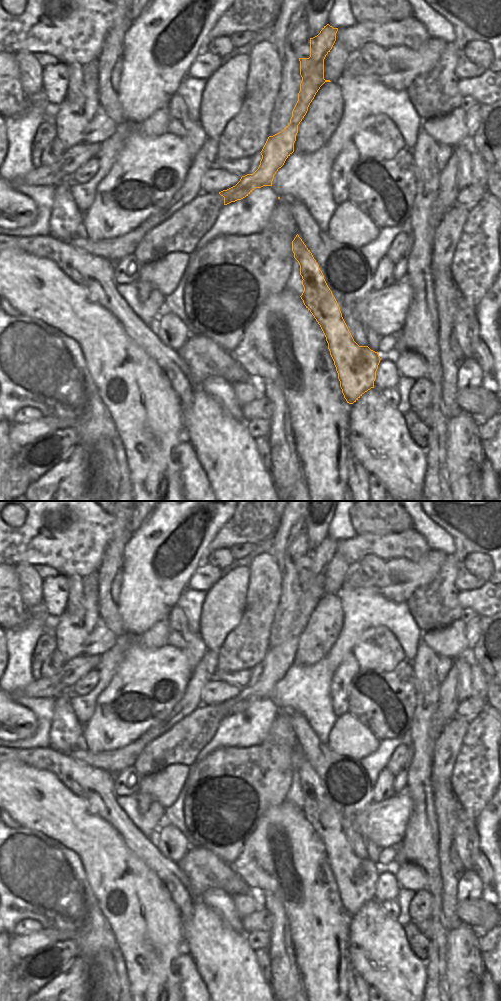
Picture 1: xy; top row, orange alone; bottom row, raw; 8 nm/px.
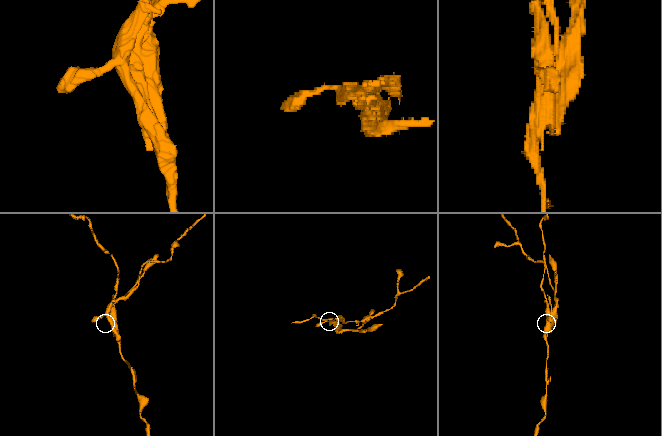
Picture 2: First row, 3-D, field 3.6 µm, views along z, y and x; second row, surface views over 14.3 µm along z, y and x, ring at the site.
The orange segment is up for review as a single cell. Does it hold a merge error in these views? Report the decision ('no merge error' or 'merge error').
merge error

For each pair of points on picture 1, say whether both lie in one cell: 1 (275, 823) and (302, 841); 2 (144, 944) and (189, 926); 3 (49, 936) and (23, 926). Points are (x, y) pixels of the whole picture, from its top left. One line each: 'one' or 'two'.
1: one
2: two
3: two

